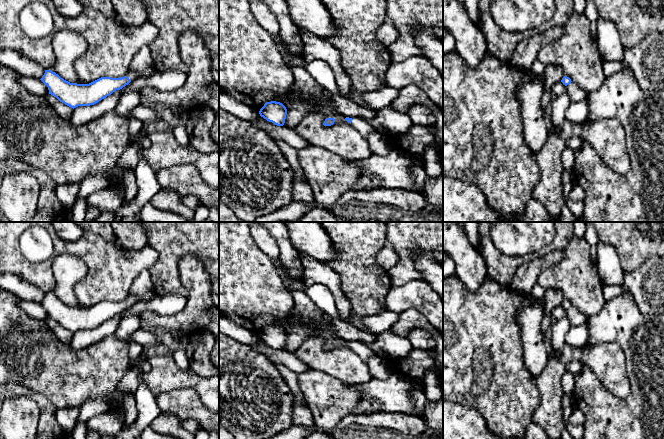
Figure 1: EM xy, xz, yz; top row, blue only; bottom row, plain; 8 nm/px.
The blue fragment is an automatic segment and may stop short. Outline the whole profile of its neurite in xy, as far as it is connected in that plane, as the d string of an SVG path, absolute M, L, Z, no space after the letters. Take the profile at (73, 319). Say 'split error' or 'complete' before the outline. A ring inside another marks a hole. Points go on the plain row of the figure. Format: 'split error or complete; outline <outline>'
split error; outline M45 294L40 304L48 311L49 318L74 333L94 329L139 301L132 295L121 302L101 301L89 308L77 308L64 304L51 294Z

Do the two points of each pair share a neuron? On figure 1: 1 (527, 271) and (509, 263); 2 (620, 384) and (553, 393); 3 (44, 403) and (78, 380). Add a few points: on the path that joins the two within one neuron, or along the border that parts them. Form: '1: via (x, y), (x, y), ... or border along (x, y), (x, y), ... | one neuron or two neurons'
1: border along (539, 258), (522, 263), (517, 268), (509, 284) | two neurons
2: via (598, 362), (590, 355), (570, 355), (554, 371) | one neuron
3: border along (28, 388), (43, 394), (58, 408) | two neurons

